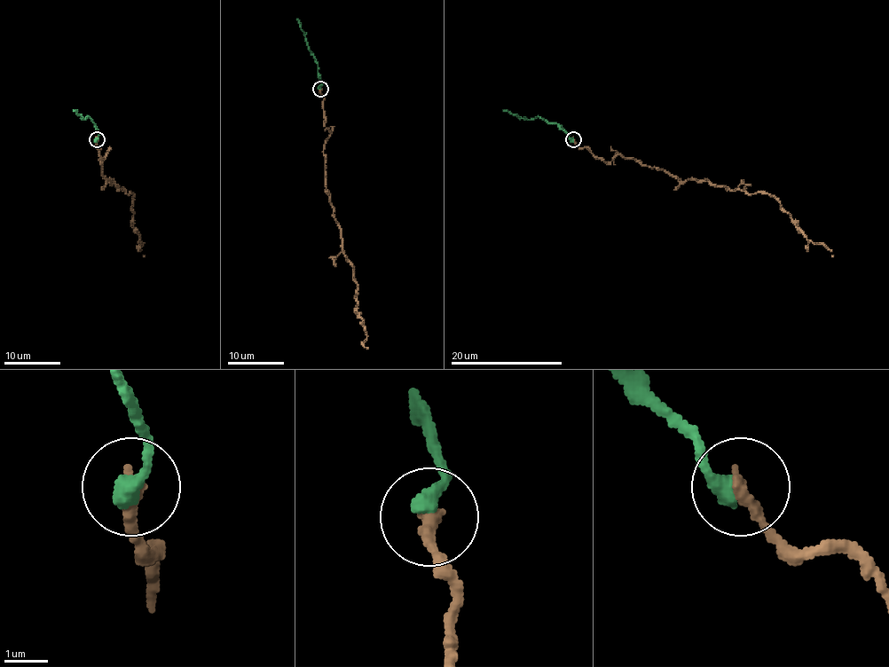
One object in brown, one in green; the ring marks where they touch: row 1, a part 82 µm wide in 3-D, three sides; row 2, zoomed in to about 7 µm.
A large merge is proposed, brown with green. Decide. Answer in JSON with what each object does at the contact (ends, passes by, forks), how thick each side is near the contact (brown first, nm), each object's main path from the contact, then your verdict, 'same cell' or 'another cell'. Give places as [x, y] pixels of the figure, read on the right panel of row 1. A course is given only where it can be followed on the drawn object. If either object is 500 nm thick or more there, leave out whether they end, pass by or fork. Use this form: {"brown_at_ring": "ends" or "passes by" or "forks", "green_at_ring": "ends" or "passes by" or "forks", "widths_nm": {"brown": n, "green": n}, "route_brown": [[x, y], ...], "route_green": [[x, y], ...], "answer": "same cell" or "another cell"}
{"brown_at_ring": "ends", "green_at_ring": "ends", "widths_nm": {"brown": 340, "green": 440}, "route_brown": [[573, 139], [605, 161], [620, 154], [680, 180], [766, 192], [808, 239], [823, 244], [833, 256]], "route_green": [[573, 139], [556, 124], [547, 124], [538, 117], [530, 120], [517, 117], [503, 110]], "answer": "same cell"}

